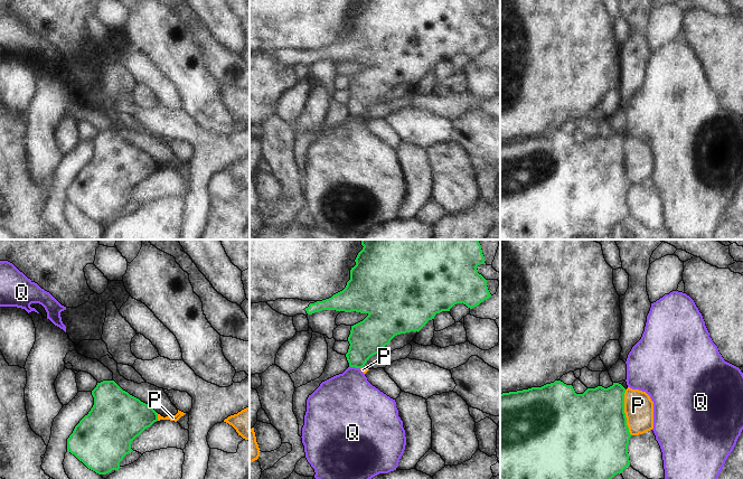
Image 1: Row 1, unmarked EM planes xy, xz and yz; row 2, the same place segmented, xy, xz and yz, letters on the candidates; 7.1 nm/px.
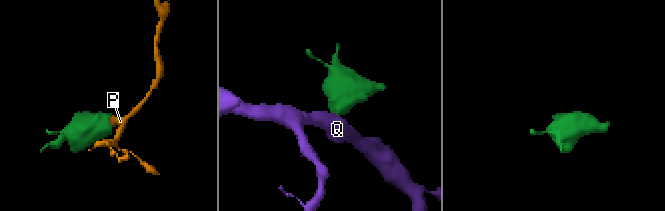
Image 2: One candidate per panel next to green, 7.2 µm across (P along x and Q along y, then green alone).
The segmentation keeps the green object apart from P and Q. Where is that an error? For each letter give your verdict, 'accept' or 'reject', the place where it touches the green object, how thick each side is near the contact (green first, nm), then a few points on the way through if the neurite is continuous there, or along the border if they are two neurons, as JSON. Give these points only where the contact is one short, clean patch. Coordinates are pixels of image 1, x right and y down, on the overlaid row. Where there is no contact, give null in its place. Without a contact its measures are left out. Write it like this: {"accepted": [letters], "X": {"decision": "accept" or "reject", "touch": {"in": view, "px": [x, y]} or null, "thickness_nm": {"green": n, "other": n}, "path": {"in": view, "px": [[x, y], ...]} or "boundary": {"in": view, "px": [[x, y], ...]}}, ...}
{"accepted": [], "P": {"decision": "reject", "touch": {"in": "yz", "px": [623, 412]}, "thickness_nm": {"green": 500, "other": 200}}, "Q": {"decision": "reject", "touch": {"in": "xz", "px": [355, 366]}, "thickness_nm": {"green": 260, "other": 400}, "boundary": {"in": "xz", "px": [[349, 365], [359, 368]]}}}

